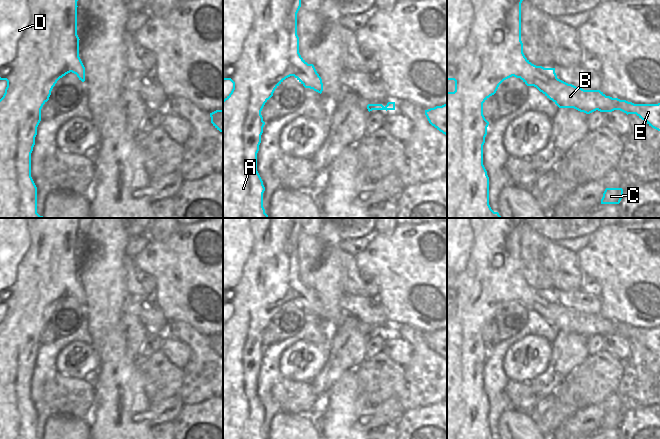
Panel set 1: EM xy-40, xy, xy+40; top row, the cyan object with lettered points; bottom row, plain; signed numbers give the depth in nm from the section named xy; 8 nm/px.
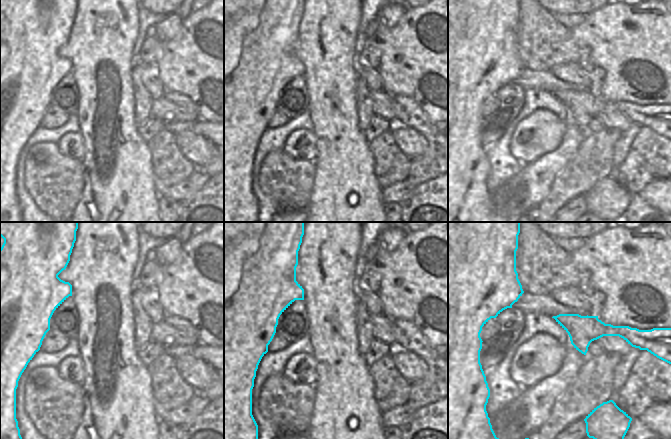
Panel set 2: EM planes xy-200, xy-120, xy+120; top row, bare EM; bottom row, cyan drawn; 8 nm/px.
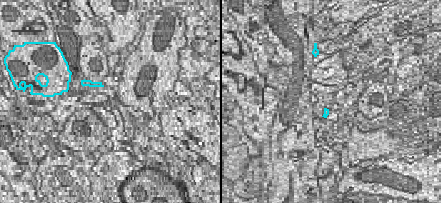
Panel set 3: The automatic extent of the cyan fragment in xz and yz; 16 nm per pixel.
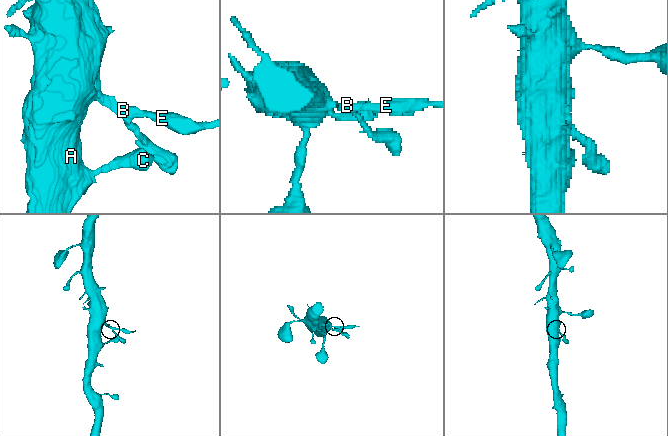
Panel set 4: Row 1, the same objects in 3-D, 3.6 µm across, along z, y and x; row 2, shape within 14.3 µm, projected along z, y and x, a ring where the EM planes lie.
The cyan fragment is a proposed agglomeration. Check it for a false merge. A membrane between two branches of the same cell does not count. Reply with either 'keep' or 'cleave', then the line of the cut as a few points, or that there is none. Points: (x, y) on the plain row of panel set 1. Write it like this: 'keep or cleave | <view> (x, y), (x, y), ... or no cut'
cleave | xy+40 (556, 301), (549, 301), (536, 311)

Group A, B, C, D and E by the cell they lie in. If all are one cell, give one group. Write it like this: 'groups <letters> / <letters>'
groups A C D / B E

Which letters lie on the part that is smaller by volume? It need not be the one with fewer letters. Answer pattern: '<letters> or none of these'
B, E.

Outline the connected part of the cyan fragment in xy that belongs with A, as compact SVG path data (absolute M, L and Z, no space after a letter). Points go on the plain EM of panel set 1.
M223 218L223 304L233 307L231 317L223 324L223 439L267 439L263 431L265 411L257 395L257 377L265 349L261 335L275 313L290 300L294 300L305 312L313 313L314 308L322 307L314 289L308 288L299 277L297 237L300 231L301 218Z

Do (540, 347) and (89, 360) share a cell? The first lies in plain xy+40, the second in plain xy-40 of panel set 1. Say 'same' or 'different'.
same

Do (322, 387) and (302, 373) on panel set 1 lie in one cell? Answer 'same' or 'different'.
different

